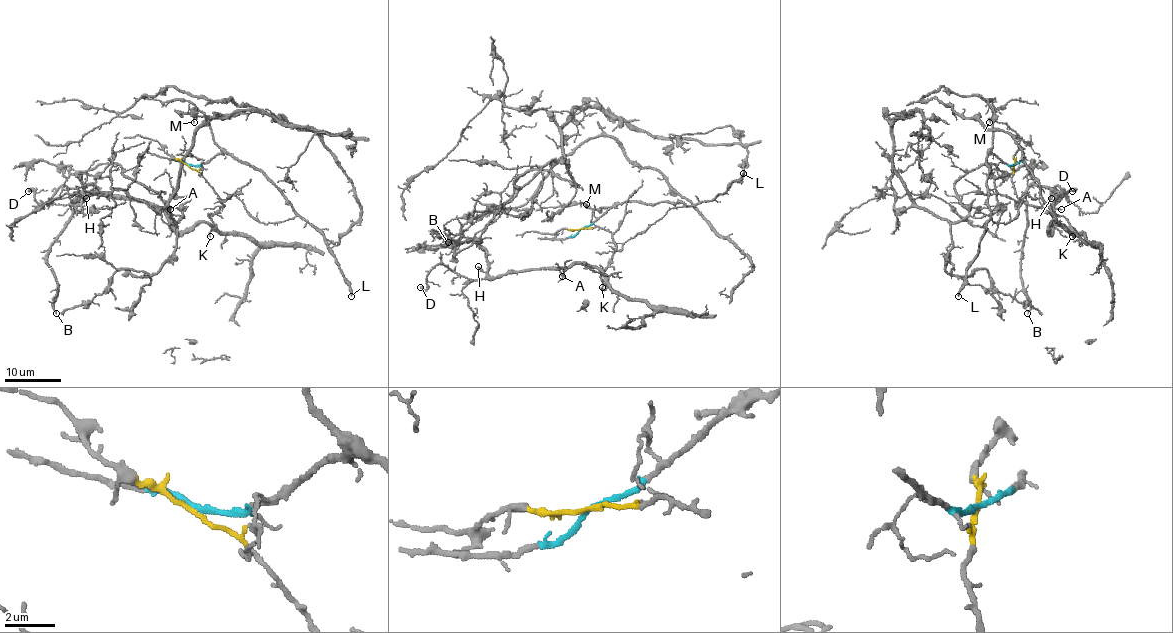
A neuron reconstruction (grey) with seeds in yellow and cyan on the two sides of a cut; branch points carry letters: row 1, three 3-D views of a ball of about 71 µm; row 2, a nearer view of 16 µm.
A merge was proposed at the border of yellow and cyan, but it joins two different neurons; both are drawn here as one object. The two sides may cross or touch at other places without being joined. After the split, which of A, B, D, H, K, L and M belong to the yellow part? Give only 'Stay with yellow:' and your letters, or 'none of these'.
Stay with yellow: A, B, D, H, K

